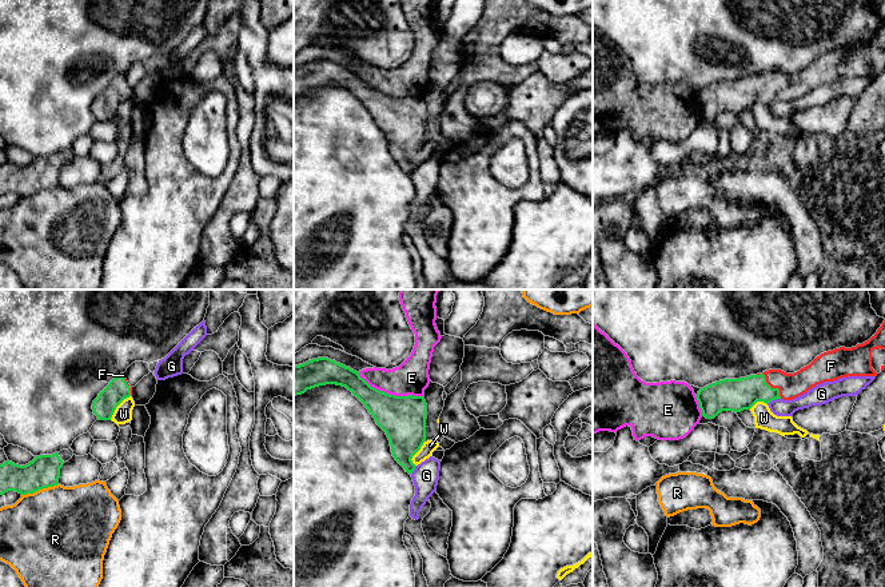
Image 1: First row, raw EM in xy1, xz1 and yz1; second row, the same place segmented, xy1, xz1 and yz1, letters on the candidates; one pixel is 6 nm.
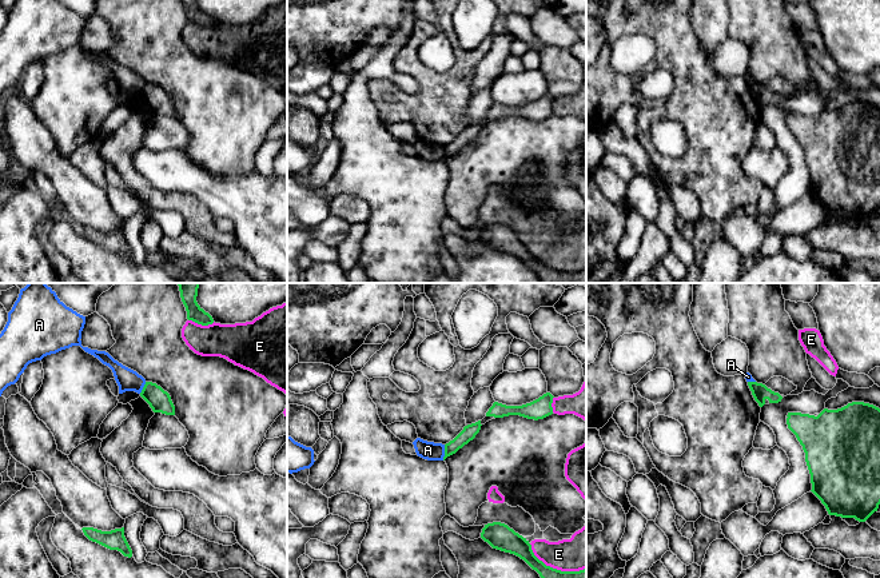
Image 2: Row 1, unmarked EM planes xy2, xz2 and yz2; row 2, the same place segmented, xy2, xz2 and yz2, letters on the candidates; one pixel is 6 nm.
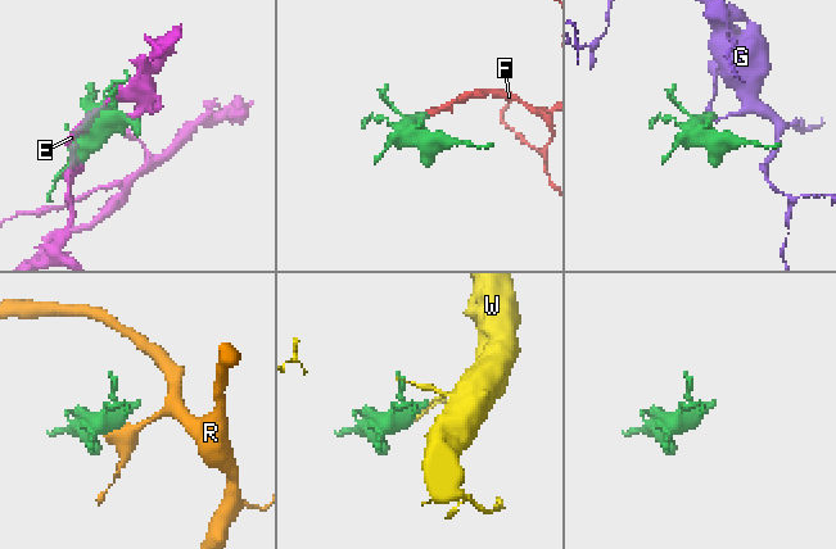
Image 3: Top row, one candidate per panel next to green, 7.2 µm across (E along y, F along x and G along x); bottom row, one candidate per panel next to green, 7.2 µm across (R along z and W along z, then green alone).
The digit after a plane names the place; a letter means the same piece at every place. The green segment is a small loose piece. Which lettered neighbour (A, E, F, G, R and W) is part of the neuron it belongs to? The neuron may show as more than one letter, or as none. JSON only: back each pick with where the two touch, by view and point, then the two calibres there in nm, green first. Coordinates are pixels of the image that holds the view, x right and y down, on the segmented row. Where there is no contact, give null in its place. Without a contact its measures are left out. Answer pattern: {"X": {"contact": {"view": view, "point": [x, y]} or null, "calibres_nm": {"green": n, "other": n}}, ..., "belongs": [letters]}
{"F": {"contact": {"view": "yz1", "point": [770, 387]}, "calibres_nm": {"green": 200, "other": 150}}, "belongs": ["F"]}

